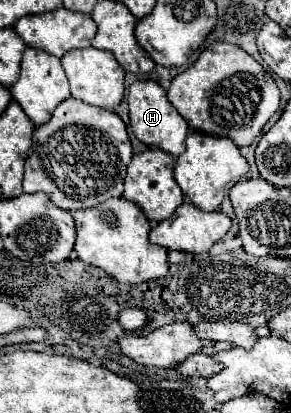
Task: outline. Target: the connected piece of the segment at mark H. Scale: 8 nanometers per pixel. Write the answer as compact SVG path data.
M148 79L132 83L128 89L128 103L130 103L130 125L138 141L150 147L158 147L174 157L182 155L182 151L186 149L184 139L188 135L188 125L180 117L180 113L172 107L172 103L166 97L166 91L156 81Z

